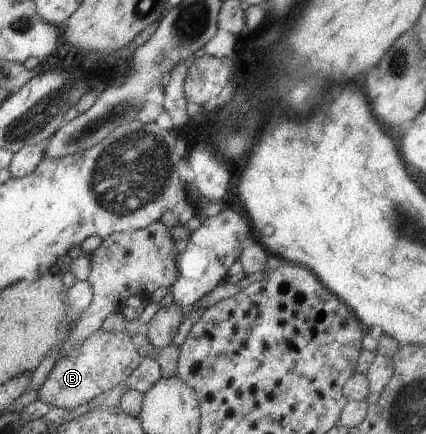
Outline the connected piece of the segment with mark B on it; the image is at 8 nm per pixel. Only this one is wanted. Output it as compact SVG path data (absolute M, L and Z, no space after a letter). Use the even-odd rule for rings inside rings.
M99 329L86 338L74 351L57 360L47 380L38 388L39 400L71 411L80 404L93 400L99 394L115 388L118 384L123 384L143 359L144 357L133 345L131 334L125 330L114 334Z

